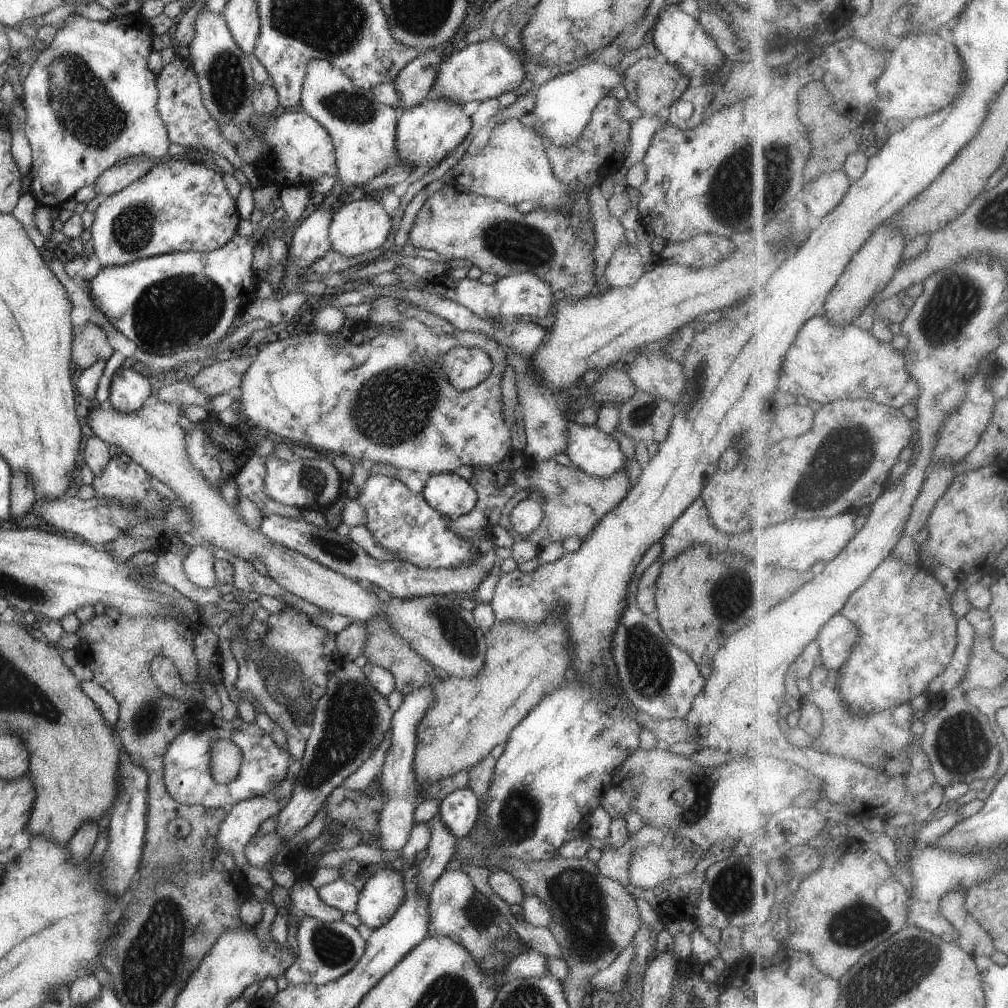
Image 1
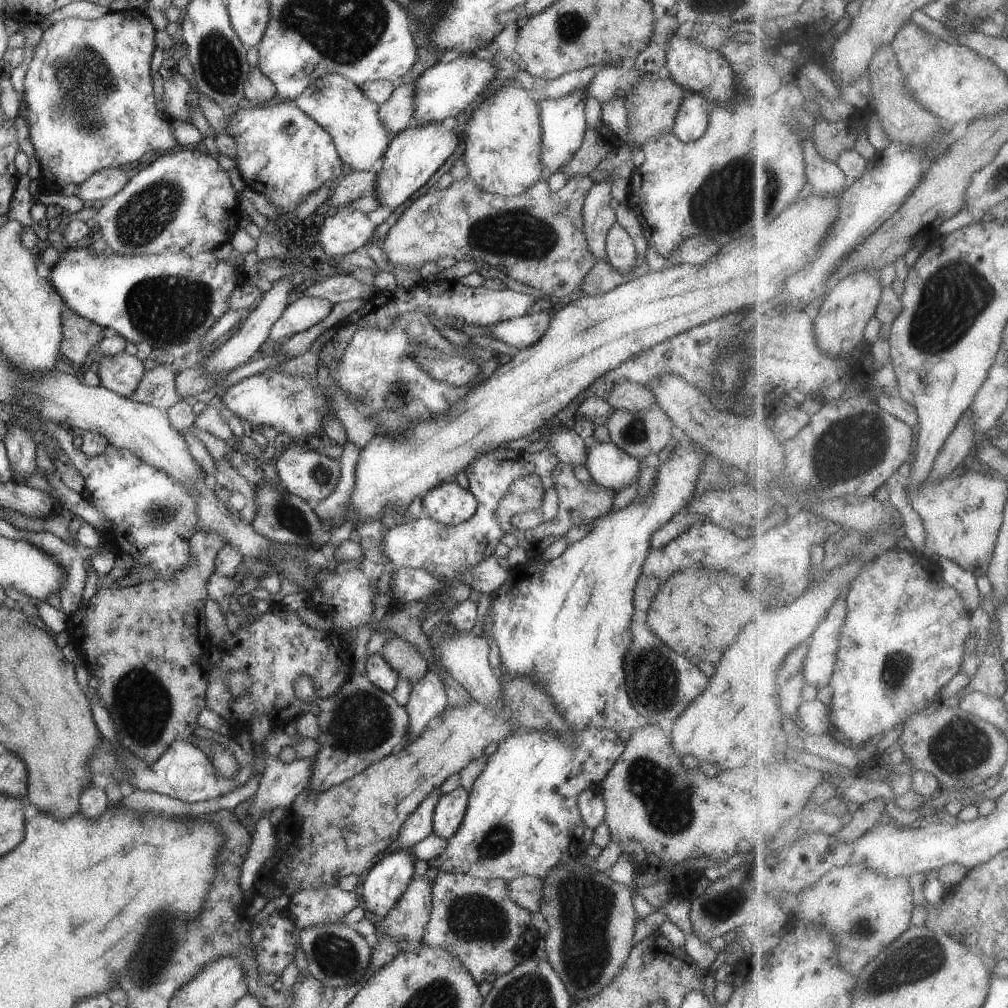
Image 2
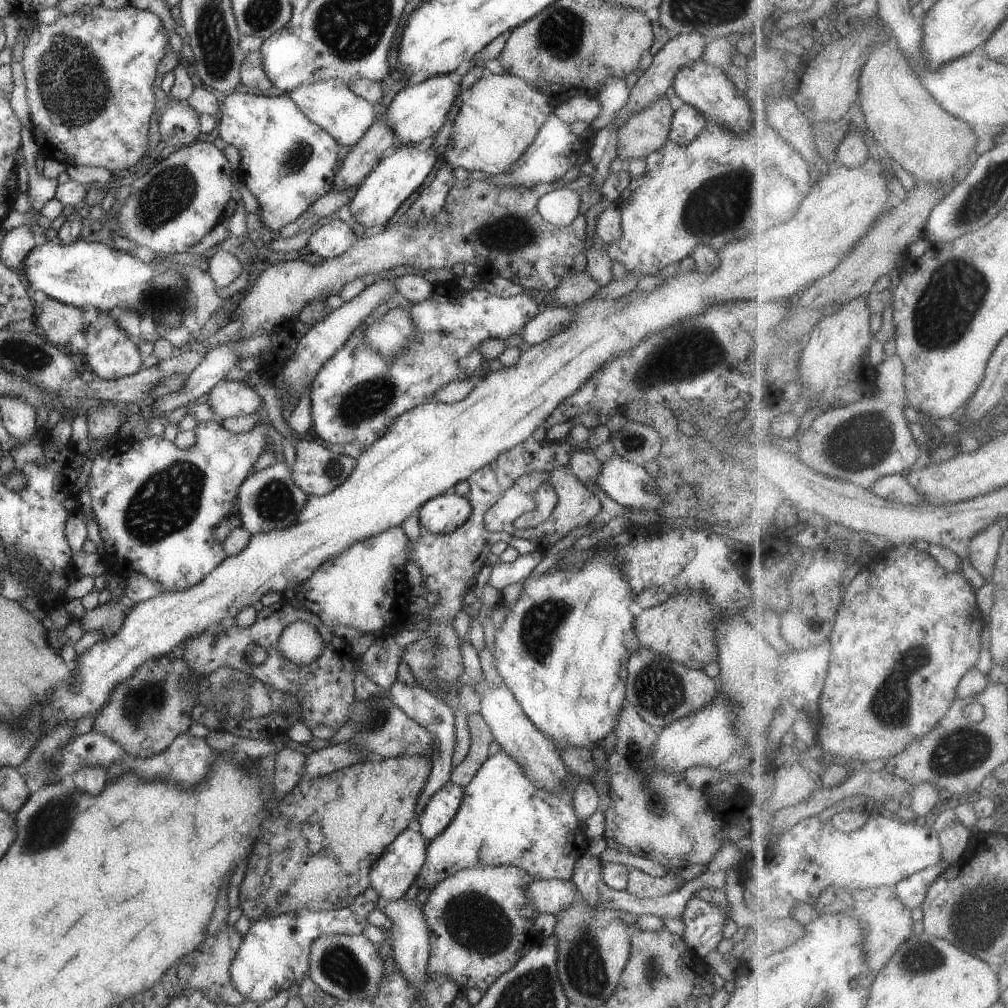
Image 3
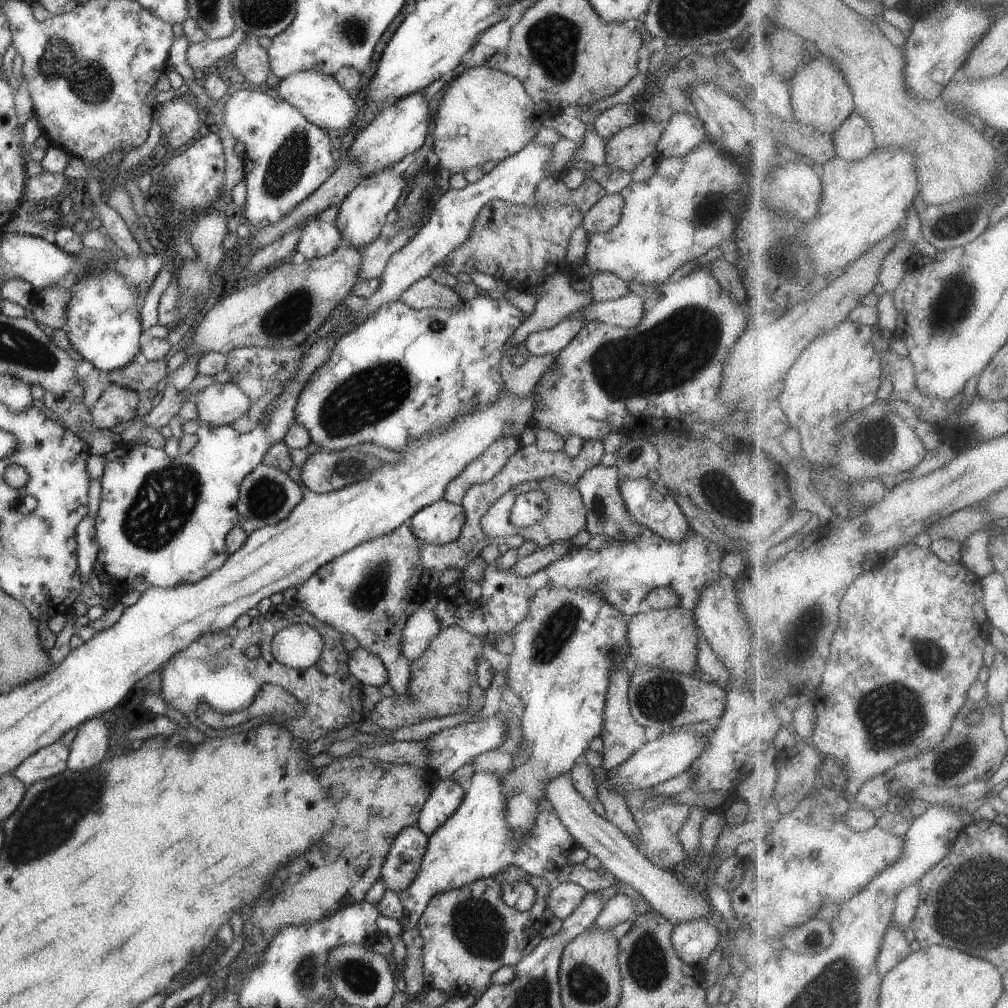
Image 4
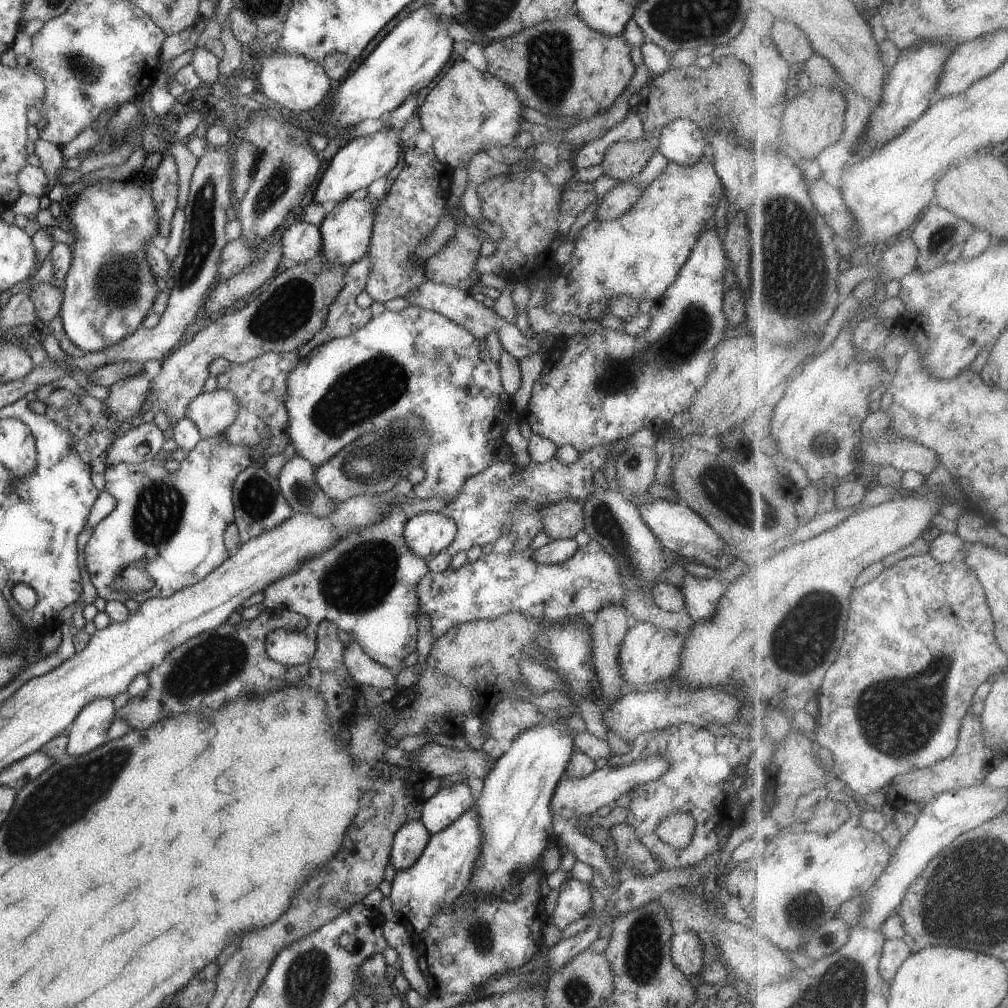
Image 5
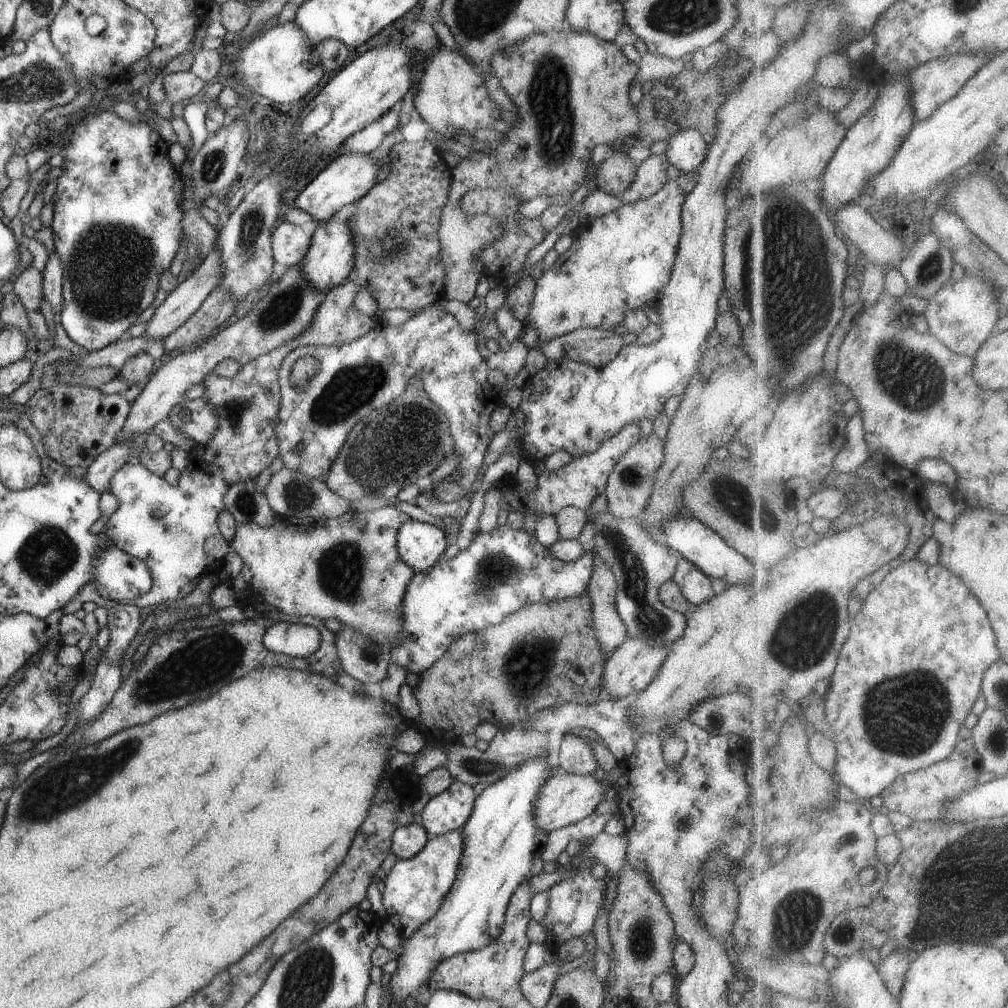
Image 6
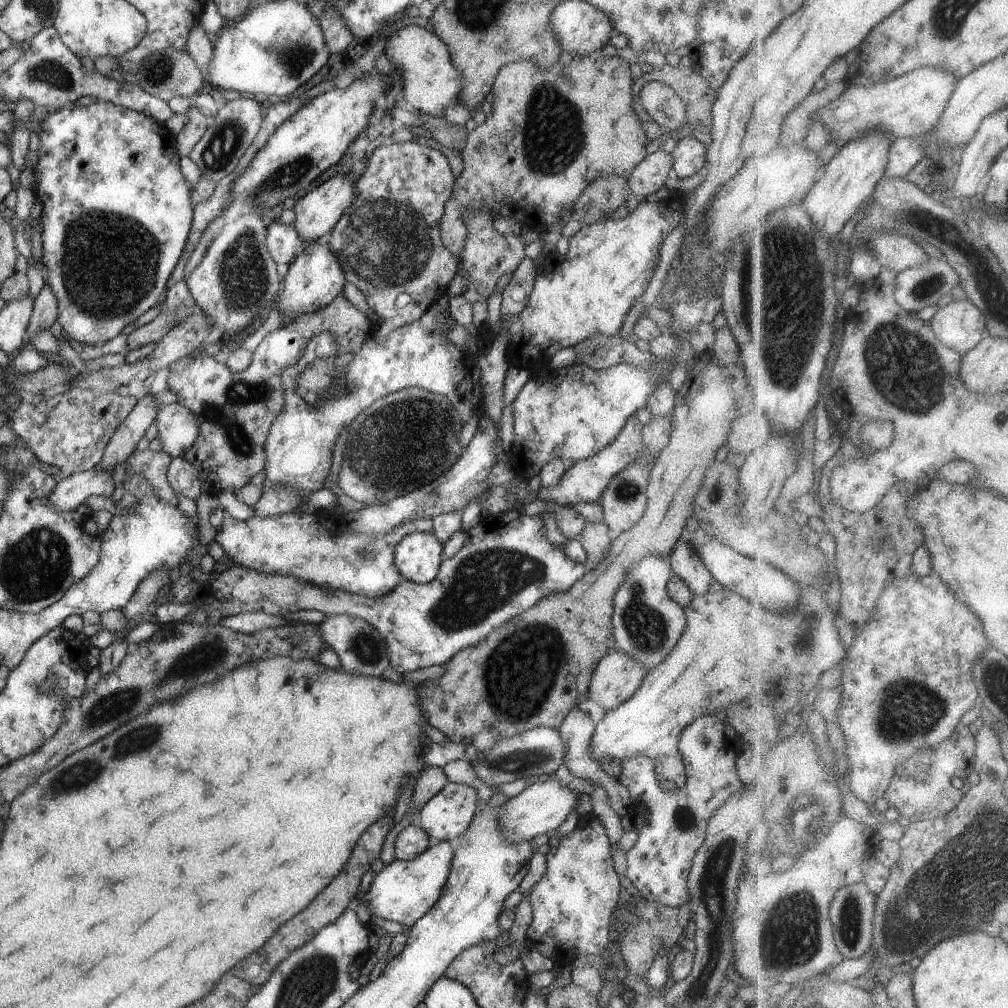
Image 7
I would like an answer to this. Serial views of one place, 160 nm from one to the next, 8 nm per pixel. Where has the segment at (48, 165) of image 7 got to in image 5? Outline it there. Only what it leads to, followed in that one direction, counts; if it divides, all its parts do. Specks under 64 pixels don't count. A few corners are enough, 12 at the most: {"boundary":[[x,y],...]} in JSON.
{"boundary":[[102,179],[67,212],[59,316],[86,353],[133,335],[159,292],[146,180]]}

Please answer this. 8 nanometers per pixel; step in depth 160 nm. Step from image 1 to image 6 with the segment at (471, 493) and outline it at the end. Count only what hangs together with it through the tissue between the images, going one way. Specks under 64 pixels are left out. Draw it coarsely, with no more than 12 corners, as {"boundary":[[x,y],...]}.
{"boundary":[[415,519],[397,534],[399,557],[427,573],[443,557],[447,534]]}

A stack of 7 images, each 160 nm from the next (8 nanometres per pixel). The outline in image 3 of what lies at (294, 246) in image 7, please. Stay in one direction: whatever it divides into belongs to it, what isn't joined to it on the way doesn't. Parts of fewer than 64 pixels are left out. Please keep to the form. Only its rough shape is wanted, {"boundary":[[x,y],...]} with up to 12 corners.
{"boundary":[[331,220],[310,236],[305,252],[331,259],[356,239]]}

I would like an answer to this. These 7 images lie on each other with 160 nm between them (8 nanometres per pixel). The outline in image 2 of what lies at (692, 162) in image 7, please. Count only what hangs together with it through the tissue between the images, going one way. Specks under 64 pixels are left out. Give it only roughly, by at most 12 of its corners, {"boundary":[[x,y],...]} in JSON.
{"boundary":[[688,97],[677,112],[673,133],[698,138],[706,128],[711,102]]}

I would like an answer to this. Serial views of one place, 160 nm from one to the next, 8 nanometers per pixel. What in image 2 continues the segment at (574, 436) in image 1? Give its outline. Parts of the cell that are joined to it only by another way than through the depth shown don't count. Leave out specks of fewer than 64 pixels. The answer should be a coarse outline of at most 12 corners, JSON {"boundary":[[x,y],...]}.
{"boundary":[[611,440],[587,448],[593,481],[616,494],[636,484],[640,462]]}

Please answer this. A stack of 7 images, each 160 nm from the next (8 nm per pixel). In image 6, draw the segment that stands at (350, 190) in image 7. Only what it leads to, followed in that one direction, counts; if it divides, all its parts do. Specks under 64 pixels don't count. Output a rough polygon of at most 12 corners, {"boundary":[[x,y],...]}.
{"boundary":[[345,154],[298,194],[296,209],[320,226],[358,202],[382,163]]}

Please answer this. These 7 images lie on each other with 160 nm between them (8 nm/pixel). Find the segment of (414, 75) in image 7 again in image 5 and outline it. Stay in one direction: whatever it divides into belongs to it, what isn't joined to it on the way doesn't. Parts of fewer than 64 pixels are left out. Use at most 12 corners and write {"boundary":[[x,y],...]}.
{"boundary":[[472,63],[447,69],[418,112],[436,158],[466,167],[509,145],[525,108]]}

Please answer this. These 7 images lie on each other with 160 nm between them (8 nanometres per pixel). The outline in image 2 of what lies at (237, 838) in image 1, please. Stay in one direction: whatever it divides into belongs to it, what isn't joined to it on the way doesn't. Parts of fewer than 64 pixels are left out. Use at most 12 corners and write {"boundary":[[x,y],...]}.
{"boundary":[[264,752],[247,820],[288,810],[310,787],[312,757],[290,764]]}

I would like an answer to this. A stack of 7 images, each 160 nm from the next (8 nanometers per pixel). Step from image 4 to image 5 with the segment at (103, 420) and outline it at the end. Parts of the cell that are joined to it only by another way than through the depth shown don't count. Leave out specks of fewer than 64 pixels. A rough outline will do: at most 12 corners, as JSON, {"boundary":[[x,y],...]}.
{"boundary":[[146,371],[109,386],[107,415],[129,421],[150,389]]}

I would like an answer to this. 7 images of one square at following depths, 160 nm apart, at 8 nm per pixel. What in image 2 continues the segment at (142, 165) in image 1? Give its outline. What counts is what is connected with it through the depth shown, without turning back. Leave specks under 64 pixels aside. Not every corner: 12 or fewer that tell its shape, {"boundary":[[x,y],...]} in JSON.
{"boundary":[[100,169],[78,185],[82,202],[106,200],[129,180],[120,169]]}

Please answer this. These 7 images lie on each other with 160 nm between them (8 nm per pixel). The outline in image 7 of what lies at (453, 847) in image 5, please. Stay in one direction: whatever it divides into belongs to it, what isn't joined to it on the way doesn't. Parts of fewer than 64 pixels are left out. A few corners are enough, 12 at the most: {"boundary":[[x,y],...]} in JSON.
{"boundary":[[449,841],[395,858],[359,891],[371,915],[412,926],[442,894]]}

